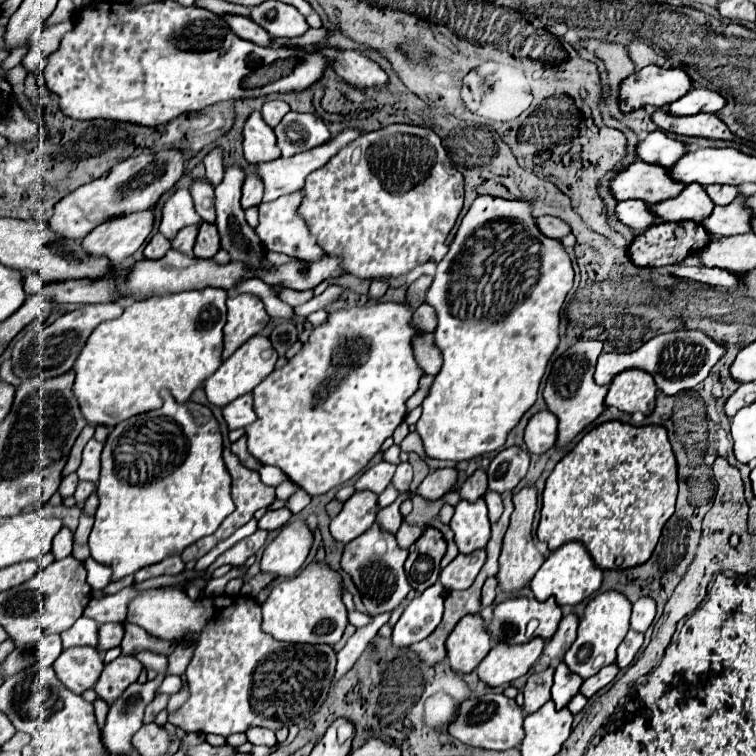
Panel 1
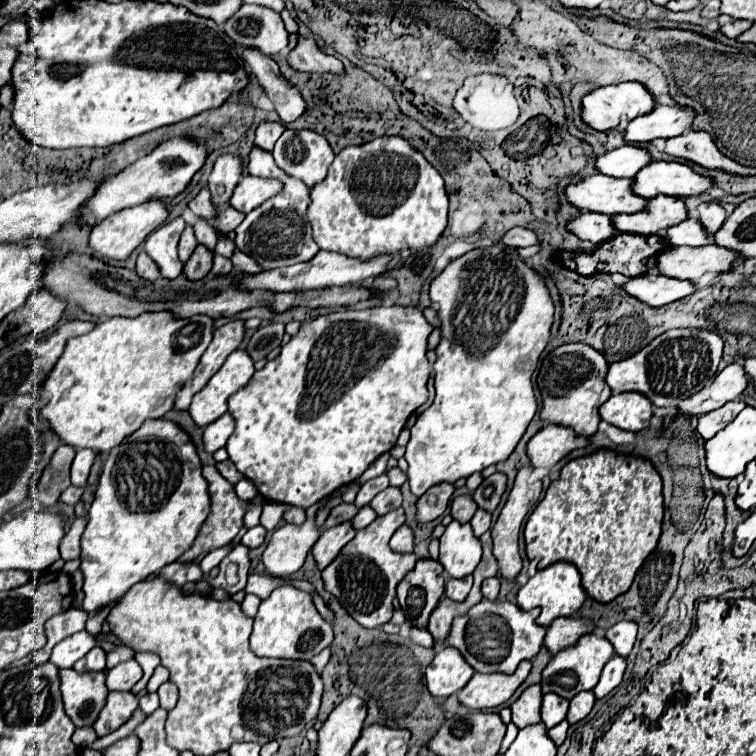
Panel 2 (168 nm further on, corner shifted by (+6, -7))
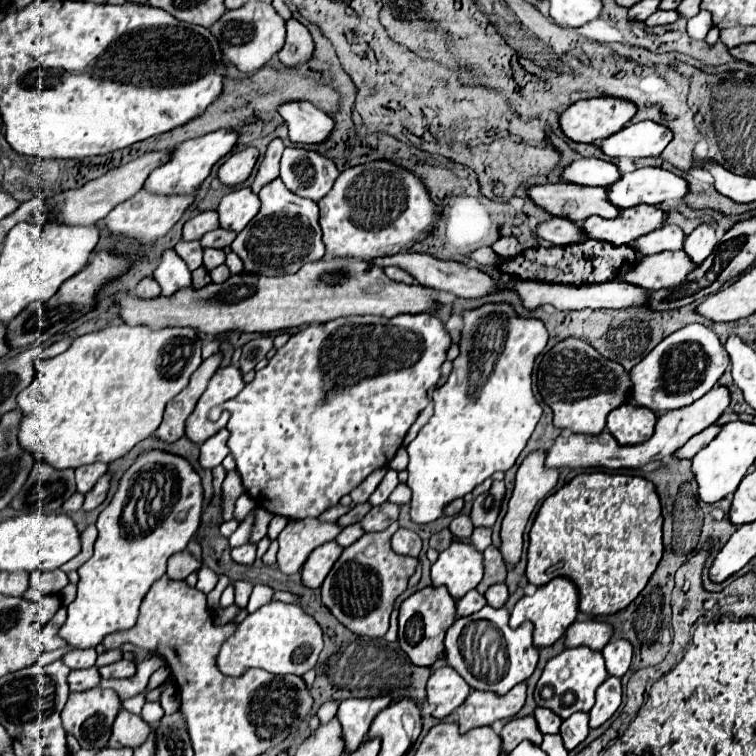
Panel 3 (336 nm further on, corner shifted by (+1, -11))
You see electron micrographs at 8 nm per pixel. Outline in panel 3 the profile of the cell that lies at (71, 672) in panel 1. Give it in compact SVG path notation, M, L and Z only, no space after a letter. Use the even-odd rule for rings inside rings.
M93 687L89 691L79 691L79 693L71 693L69 701L61 713L63 719L63 729L73 735L81 747L85 749L103 749L107 747L109 741L109 731L113 725L113 719L117 717L117 711L121 709L119 705L119 697L113 689L101 689L101 687Z

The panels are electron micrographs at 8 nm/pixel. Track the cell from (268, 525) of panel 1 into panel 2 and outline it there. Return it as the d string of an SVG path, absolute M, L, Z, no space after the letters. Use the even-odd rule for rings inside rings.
M256 525L256 527L252 527L252 529L248 529L248 531L244 533L244 537L242 537L242 541L240 541L240 543L242 543L244 547L254 549L254 547L262 545L264 537L266 537L266 529L264 529L262 525Z

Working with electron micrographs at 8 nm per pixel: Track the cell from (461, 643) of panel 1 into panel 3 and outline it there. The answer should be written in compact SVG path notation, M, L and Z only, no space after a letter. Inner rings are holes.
M449 665L435 669L427 681L427 703L433 705L433 717L443 719L453 713L471 693L467 681Z

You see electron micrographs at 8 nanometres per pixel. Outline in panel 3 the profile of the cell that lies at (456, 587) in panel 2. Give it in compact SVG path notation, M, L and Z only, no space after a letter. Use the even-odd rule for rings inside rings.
M475 589L469 591L467 595L463 595L461 599L457 599L457 615L459 617L465 617L465 615L471 615L475 611L479 611L481 607L485 607L487 601L483 595L479 595Z

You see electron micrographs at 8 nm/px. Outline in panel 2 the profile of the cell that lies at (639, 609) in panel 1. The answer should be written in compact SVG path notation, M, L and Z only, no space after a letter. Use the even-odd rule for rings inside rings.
M620 621L614 627L610 627L604 637L612 643L614 647L614 655L622 655L626 657L636 641L636 623L632 621Z

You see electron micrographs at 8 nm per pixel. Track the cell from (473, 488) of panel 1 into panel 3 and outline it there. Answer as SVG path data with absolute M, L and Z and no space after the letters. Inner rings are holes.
M457 515L457 517L453 517L449 529L451 529L451 533L453 533L457 539L463 539L463 541L465 541L465 539L469 539L469 535L473 533L475 527L473 527L469 515Z

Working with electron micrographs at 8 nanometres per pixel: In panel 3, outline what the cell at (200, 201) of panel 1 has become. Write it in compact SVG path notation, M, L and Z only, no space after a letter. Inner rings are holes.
M207 247L203 251L203 265L207 267L207 271L211 271L213 267L225 263L225 251L223 249L213 249L213 247Z

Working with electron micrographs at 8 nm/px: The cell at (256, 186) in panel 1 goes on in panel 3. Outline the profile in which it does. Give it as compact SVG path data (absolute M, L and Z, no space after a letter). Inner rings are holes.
M217 227L217 229L209 231L207 235L203 235L201 245L203 245L203 247L217 247L217 249L223 249L223 247L227 247L227 245L233 243L235 235L237 235L235 231L229 231L229 229Z

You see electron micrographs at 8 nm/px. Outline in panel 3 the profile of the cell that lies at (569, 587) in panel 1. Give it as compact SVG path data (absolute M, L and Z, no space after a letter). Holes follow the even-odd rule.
M555 577L547 585L537 587L533 595L525 595L517 601L517 605L511 611L509 627L519 627L523 621L531 621L535 625L533 631L533 643L535 647L547 647L553 645L565 629L575 621L579 613L579 589L569 577Z

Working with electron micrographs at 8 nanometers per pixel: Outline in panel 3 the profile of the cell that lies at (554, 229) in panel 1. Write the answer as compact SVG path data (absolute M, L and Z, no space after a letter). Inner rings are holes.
M501 237L501 239L493 245L493 251L499 253L499 255L503 255L503 257L507 257L507 255L515 257L515 255L517 255L517 245L519 245L517 237Z

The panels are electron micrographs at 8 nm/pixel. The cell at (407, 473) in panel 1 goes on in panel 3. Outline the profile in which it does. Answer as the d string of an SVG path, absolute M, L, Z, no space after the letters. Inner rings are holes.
M385 501L383 505L377 505L369 511L369 515L365 515L365 519L361 521L361 527L365 531L383 531L387 529L391 523L395 523L399 519L399 505Z

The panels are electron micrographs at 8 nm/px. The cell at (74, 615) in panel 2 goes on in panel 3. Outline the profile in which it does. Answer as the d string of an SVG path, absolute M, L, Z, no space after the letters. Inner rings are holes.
M61 607L57 611L57 615L39 632L42 641L42 644L40 644L41 651L43 653L55 651L55 649L61 649L61 647L67 647L67 643L59 637L59 627L61 627L61 623L65 623L65 619L67 619L67 611L65 611L65 607Z

